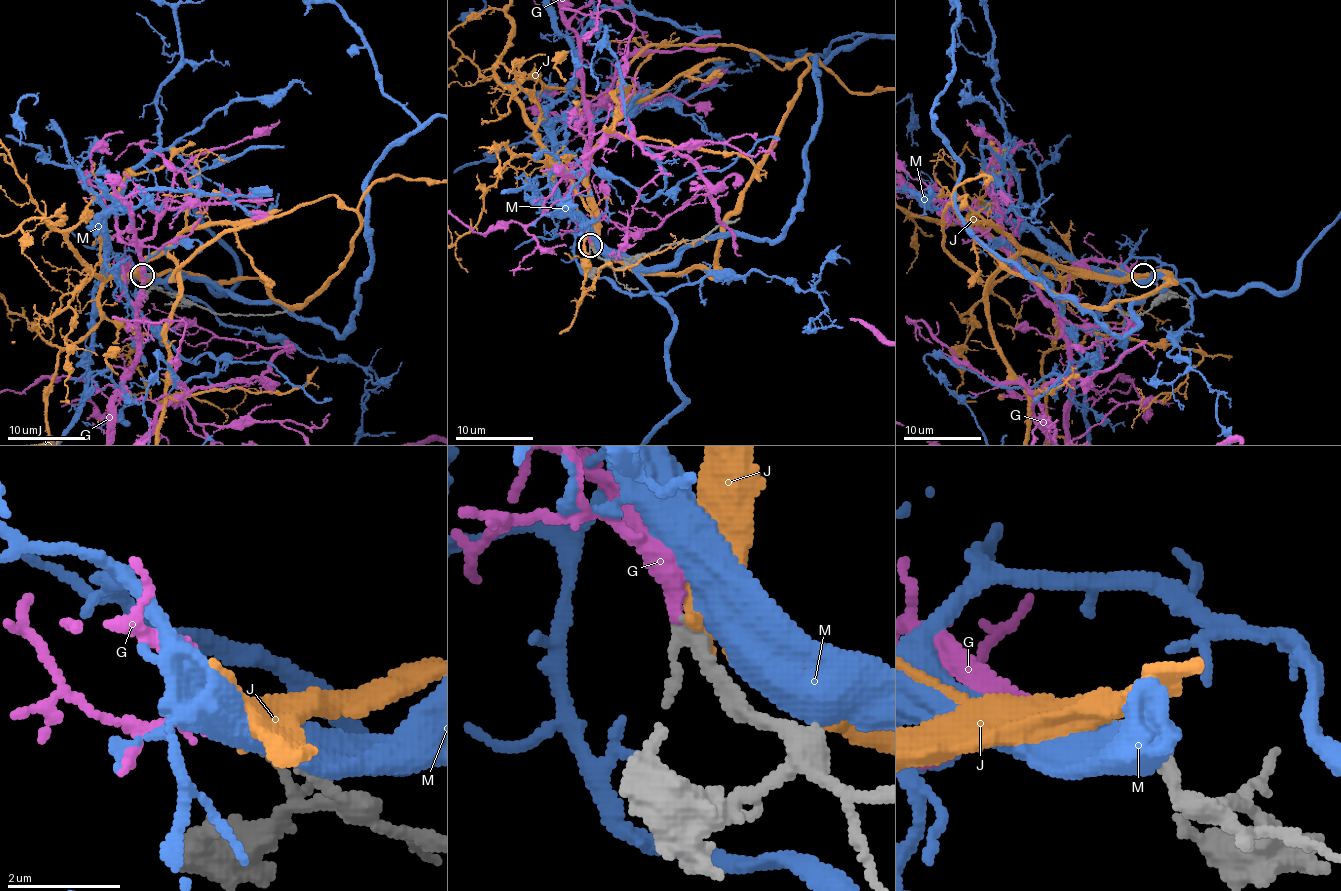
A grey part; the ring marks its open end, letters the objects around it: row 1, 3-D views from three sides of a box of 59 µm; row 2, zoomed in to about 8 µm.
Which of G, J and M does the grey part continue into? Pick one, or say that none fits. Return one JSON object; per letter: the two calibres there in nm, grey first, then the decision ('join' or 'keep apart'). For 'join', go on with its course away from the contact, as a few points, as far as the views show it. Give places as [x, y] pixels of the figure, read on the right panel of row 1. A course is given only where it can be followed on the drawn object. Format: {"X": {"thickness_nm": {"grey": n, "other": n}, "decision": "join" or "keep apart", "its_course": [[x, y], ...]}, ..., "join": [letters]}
{"G": {"thickness_nm": {"grey": 200, "other": 320}, "decision": "join"}, "J": {"thickness_nm": {"grey": 200, "other": 440}, "decision": "keep apart"}, "M": {"thickness_nm": {"grey": 240, "other": 700}, "decision": "keep apart"}, "join": ["G"]}

